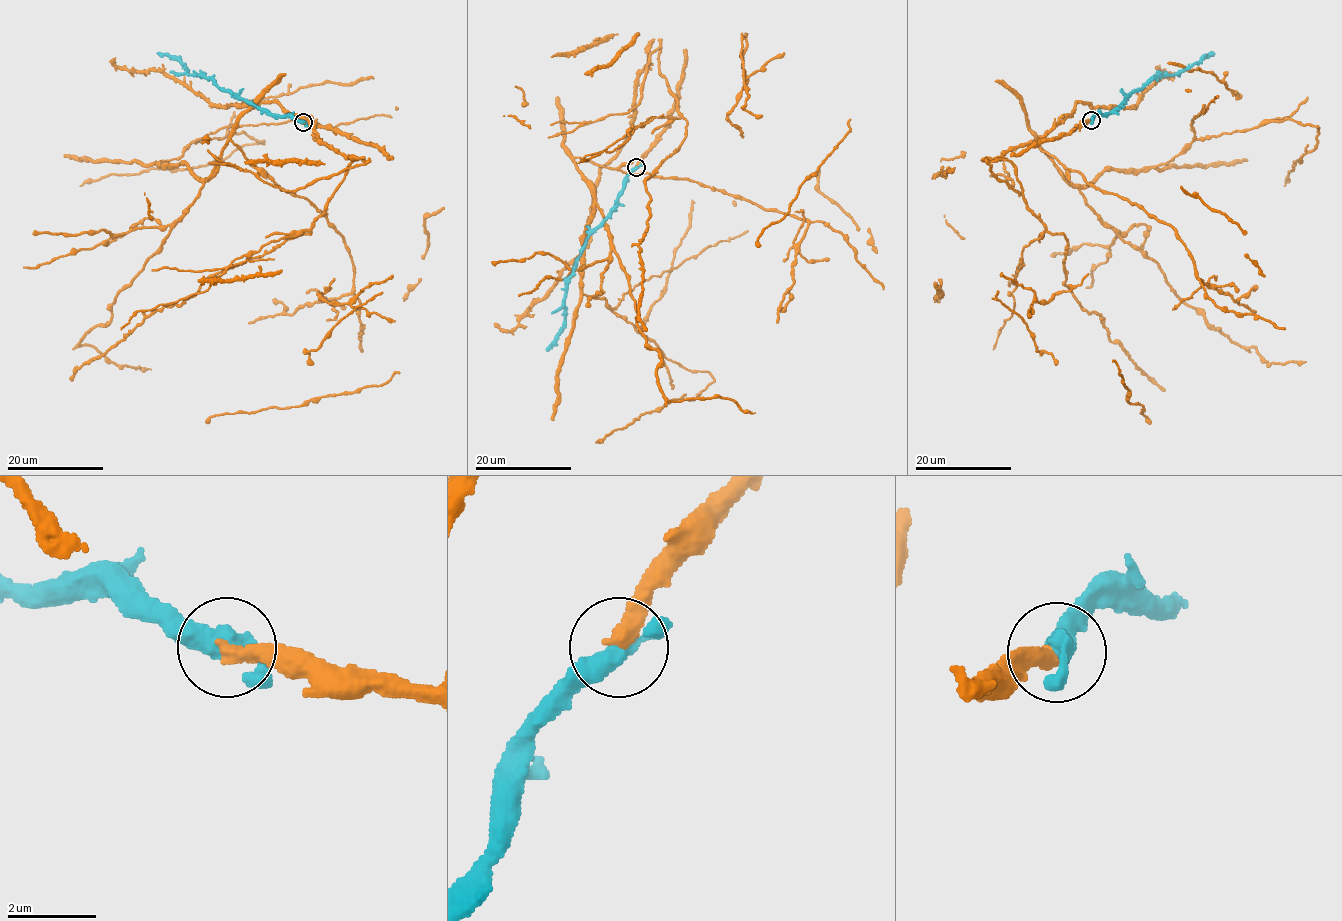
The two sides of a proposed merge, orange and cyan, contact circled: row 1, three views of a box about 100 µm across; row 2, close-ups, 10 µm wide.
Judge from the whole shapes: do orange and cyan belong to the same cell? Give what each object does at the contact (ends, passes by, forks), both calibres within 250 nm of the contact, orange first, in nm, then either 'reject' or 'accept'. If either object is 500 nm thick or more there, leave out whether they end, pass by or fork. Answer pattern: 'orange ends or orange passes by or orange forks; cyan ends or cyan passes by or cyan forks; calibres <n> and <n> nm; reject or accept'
orange ends; cyan passes by; calibres 400 and 360 nm; accept

